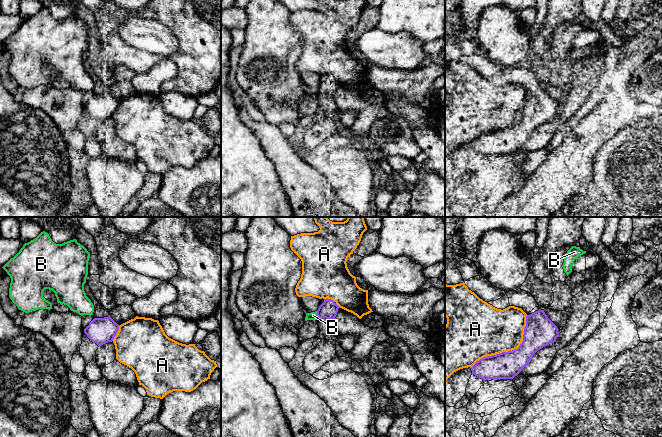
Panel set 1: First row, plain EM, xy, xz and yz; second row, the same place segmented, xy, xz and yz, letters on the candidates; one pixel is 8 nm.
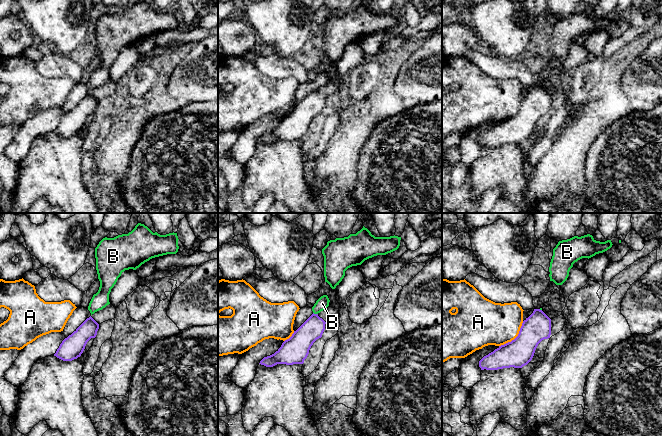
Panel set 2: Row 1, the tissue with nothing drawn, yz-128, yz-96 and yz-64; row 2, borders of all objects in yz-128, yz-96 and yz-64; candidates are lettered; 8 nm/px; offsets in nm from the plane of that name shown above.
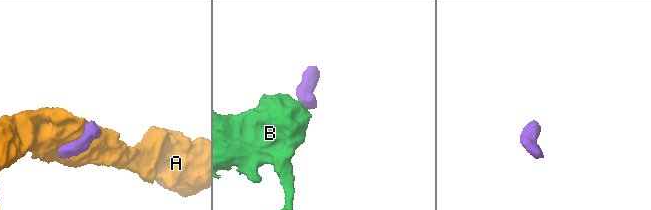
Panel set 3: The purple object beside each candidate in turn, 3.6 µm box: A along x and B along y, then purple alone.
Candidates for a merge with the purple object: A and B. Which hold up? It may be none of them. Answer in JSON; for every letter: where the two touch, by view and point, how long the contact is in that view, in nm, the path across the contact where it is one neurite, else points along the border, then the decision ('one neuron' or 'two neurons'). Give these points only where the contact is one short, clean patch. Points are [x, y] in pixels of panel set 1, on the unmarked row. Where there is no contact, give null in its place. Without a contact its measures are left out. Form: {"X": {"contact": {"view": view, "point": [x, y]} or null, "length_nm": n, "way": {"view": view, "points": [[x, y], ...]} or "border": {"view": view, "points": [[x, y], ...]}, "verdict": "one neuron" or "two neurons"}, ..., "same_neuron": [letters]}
{"A": {"contact": {"view": "yz", "point": [509, 127]}, "length_nm": 650, "verdict": "two neurons"}, "B": {"contact": {"view": "xz", "point": [317, 90]}, "length_nm": 60, "verdict": "two neurons"}, "same_neuron": []}

